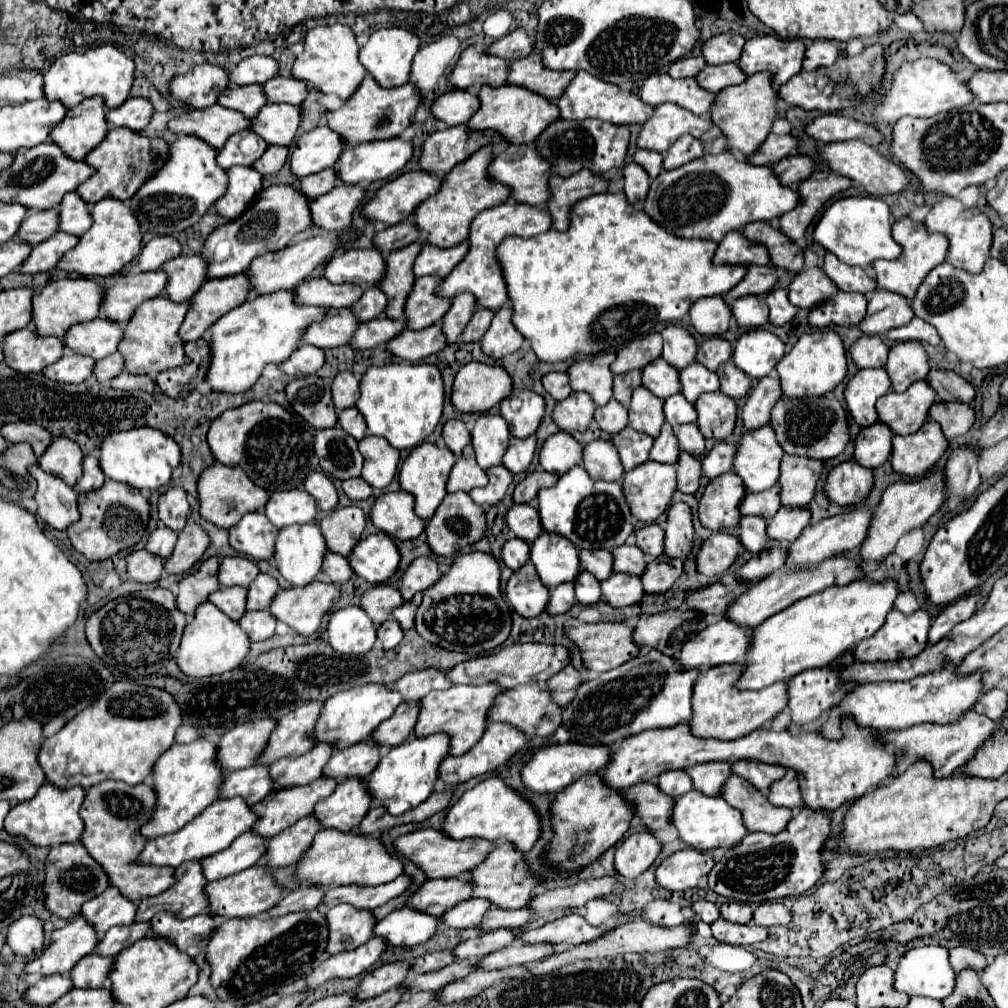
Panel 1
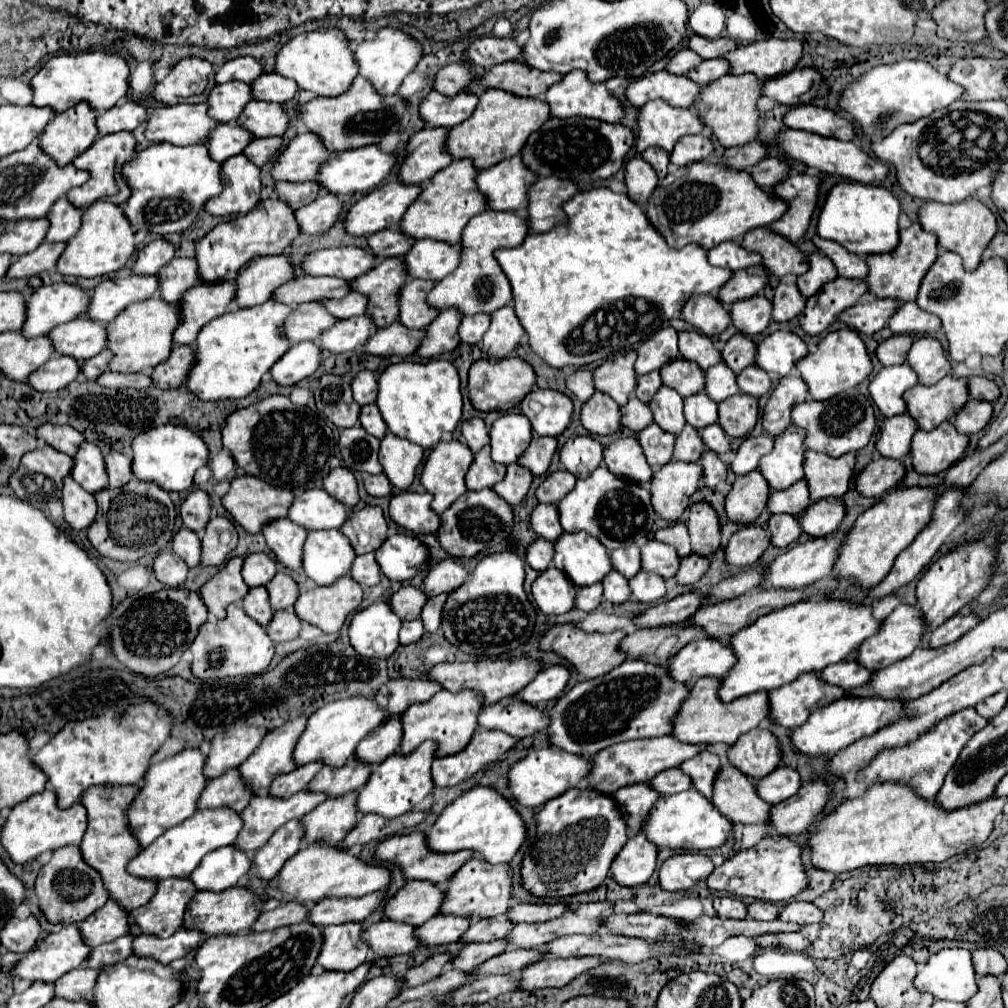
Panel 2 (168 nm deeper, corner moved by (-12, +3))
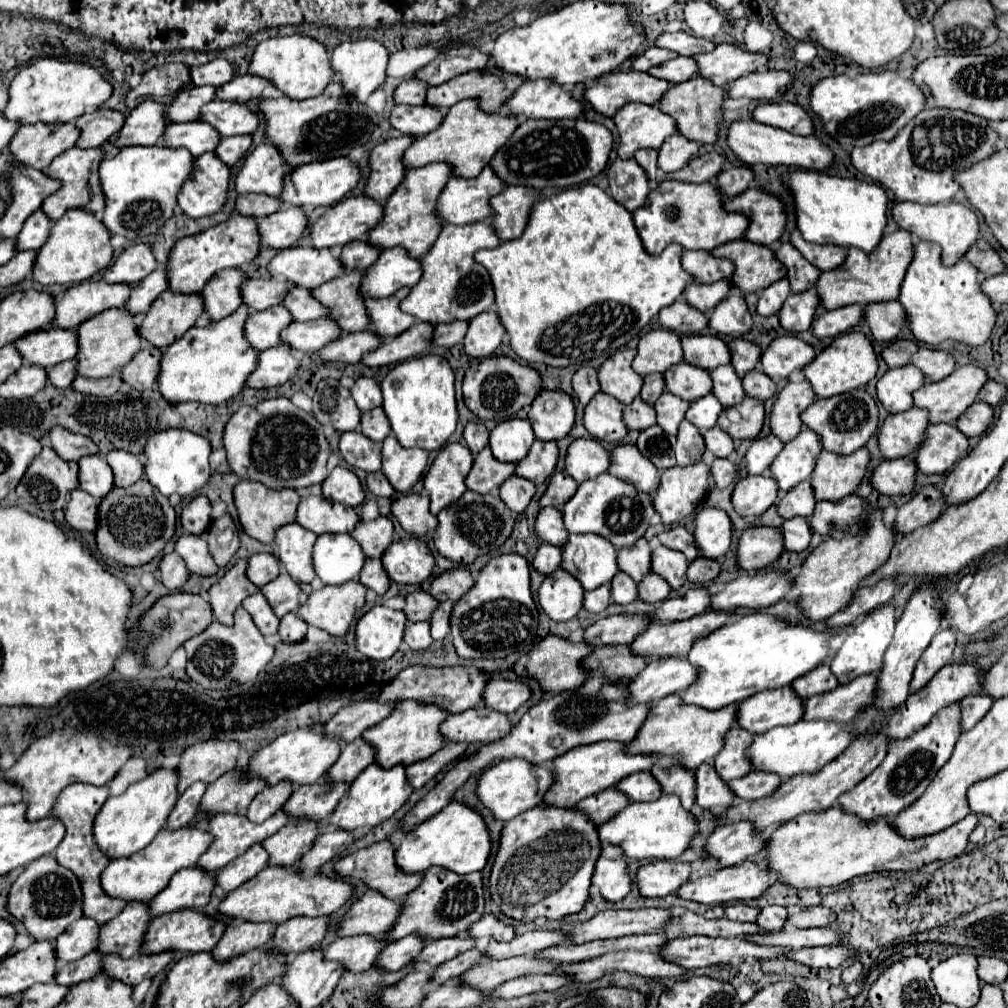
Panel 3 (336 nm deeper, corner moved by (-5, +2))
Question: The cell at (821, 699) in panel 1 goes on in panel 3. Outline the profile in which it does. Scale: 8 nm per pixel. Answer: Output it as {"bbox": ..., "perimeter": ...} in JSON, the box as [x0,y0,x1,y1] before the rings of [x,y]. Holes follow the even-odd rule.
{"bbox":[737,685,803,735],"perimeter":[[[789,685],[787,689],[767,689],[763,693],[755,693],[755,697],[741,701],[737,707],[737,725],[757,735],[779,725],[793,725],[801,717],[803,717],[803,701],[795,695],[795,691]]]}

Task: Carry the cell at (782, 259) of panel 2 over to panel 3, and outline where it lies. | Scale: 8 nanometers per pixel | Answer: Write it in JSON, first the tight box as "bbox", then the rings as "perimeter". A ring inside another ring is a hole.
{"bbox":[711,239,785,293],"perimeter":[[[743,239],[729,241],[711,251],[713,257],[731,259],[735,271],[731,285],[743,293],[755,293],[785,277],[785,267],[777,261],[775,253],[765,245],[755,245]]]}

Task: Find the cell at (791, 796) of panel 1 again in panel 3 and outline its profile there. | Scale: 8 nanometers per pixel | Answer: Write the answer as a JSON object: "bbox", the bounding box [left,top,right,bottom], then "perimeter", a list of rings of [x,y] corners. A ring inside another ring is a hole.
{"bbox":[727,771,781,799],"perimeter":[[[751,771],[745,777],[727,781],[727,787],[731,789],[731,793],[735,793],[735,797],[759,799],[759,797],[767,797],[769,793],[773,793],[775,787],[779,787],[779,783],[781,783],[779,775]]]}

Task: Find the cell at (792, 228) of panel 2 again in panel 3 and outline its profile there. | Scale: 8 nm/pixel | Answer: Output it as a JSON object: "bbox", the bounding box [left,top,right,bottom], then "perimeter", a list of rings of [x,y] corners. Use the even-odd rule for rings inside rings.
{"bbox":[723,189,785,247],"perimeter":[[[747,189],[731,199],[723,201],[723,209],[731,213],[741,213],[749,219],[749,227],[743,239],[773,247],[785,229],[783,203],[761,189]]]}

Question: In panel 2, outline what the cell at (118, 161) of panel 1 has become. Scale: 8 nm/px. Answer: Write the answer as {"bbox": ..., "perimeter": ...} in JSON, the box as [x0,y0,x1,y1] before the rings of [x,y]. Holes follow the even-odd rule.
{"bbox":[68,132,136,208],"perimeter":[[[116,132],[116,134],[110,134],[110,136],[100,136],[96,140],[96,144],[92,144],[92,148],[88,148],[84,154],[80,154],[72,164],[76,168],[82,168],[82,170],[88,170],[90,172],[90,180],[78,188],[72,188],[68,192],[68,200],[74,204],[74,206],[80,206],[80,208],[88,208],[92,206],[94,202],[98,200],[108,200],[112,204],[118,204],[118,206],[124,206],[126,200],[130,198],[130,186],[126,184],[126,180],[122,178],[122,166],[126,162],[130,162],[134,156],[136,156],[136,138],[132,132]]]}

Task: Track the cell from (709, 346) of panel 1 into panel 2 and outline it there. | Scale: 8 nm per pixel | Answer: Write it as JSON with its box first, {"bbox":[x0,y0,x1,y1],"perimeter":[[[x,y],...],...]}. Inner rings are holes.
{"bbox":[722,334,756,374],"perimeter":[[[734,334],[722,348],[722,360],[728,364],[734,374],[740,374],[746,366],[754,364],[756,358],[756,344],[744,336],[744,334]]]}

